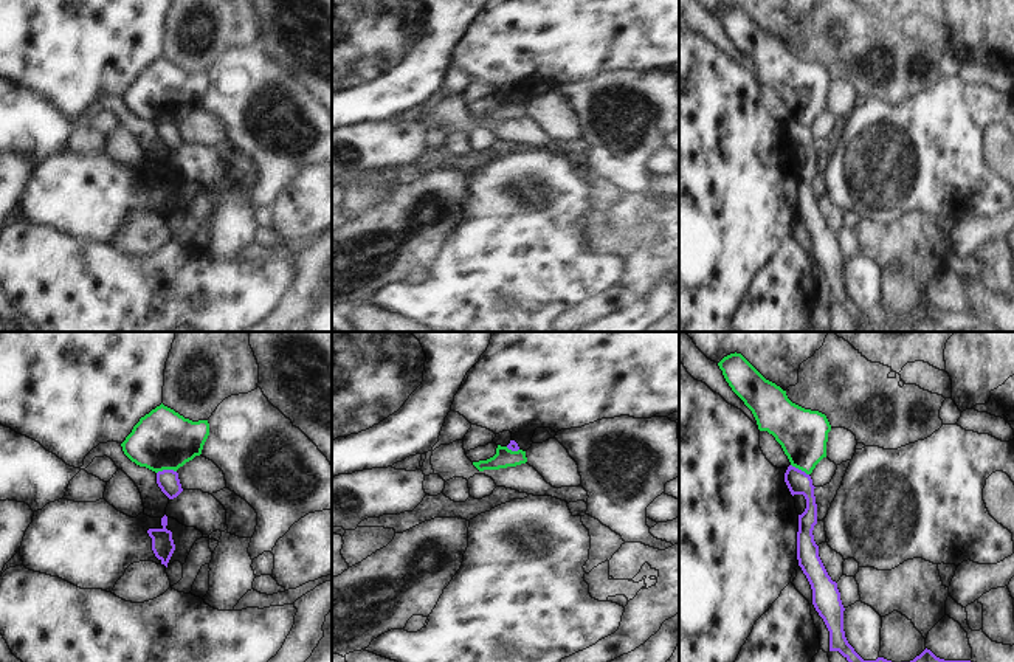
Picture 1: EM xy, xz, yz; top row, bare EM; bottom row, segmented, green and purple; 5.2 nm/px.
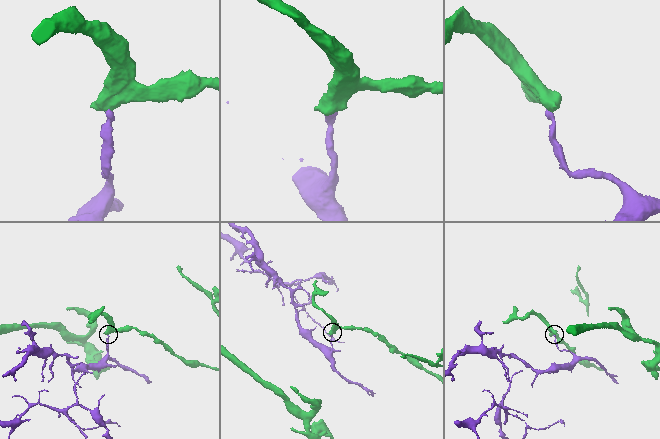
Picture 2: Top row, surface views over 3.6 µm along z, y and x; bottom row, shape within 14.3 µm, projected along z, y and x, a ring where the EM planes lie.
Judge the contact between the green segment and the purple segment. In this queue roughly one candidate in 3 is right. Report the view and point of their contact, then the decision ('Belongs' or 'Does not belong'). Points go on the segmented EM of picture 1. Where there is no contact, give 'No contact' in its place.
Touches green at xy (166, 468). Does not belong.

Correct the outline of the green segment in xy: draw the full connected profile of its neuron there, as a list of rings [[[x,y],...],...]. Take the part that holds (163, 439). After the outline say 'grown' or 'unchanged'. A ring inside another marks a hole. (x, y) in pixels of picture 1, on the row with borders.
[[[161,403],[140,419],[121,447],[140,467],[177,471],[202,454],[208,436],[208,420],[192,422]]] | unchanged

